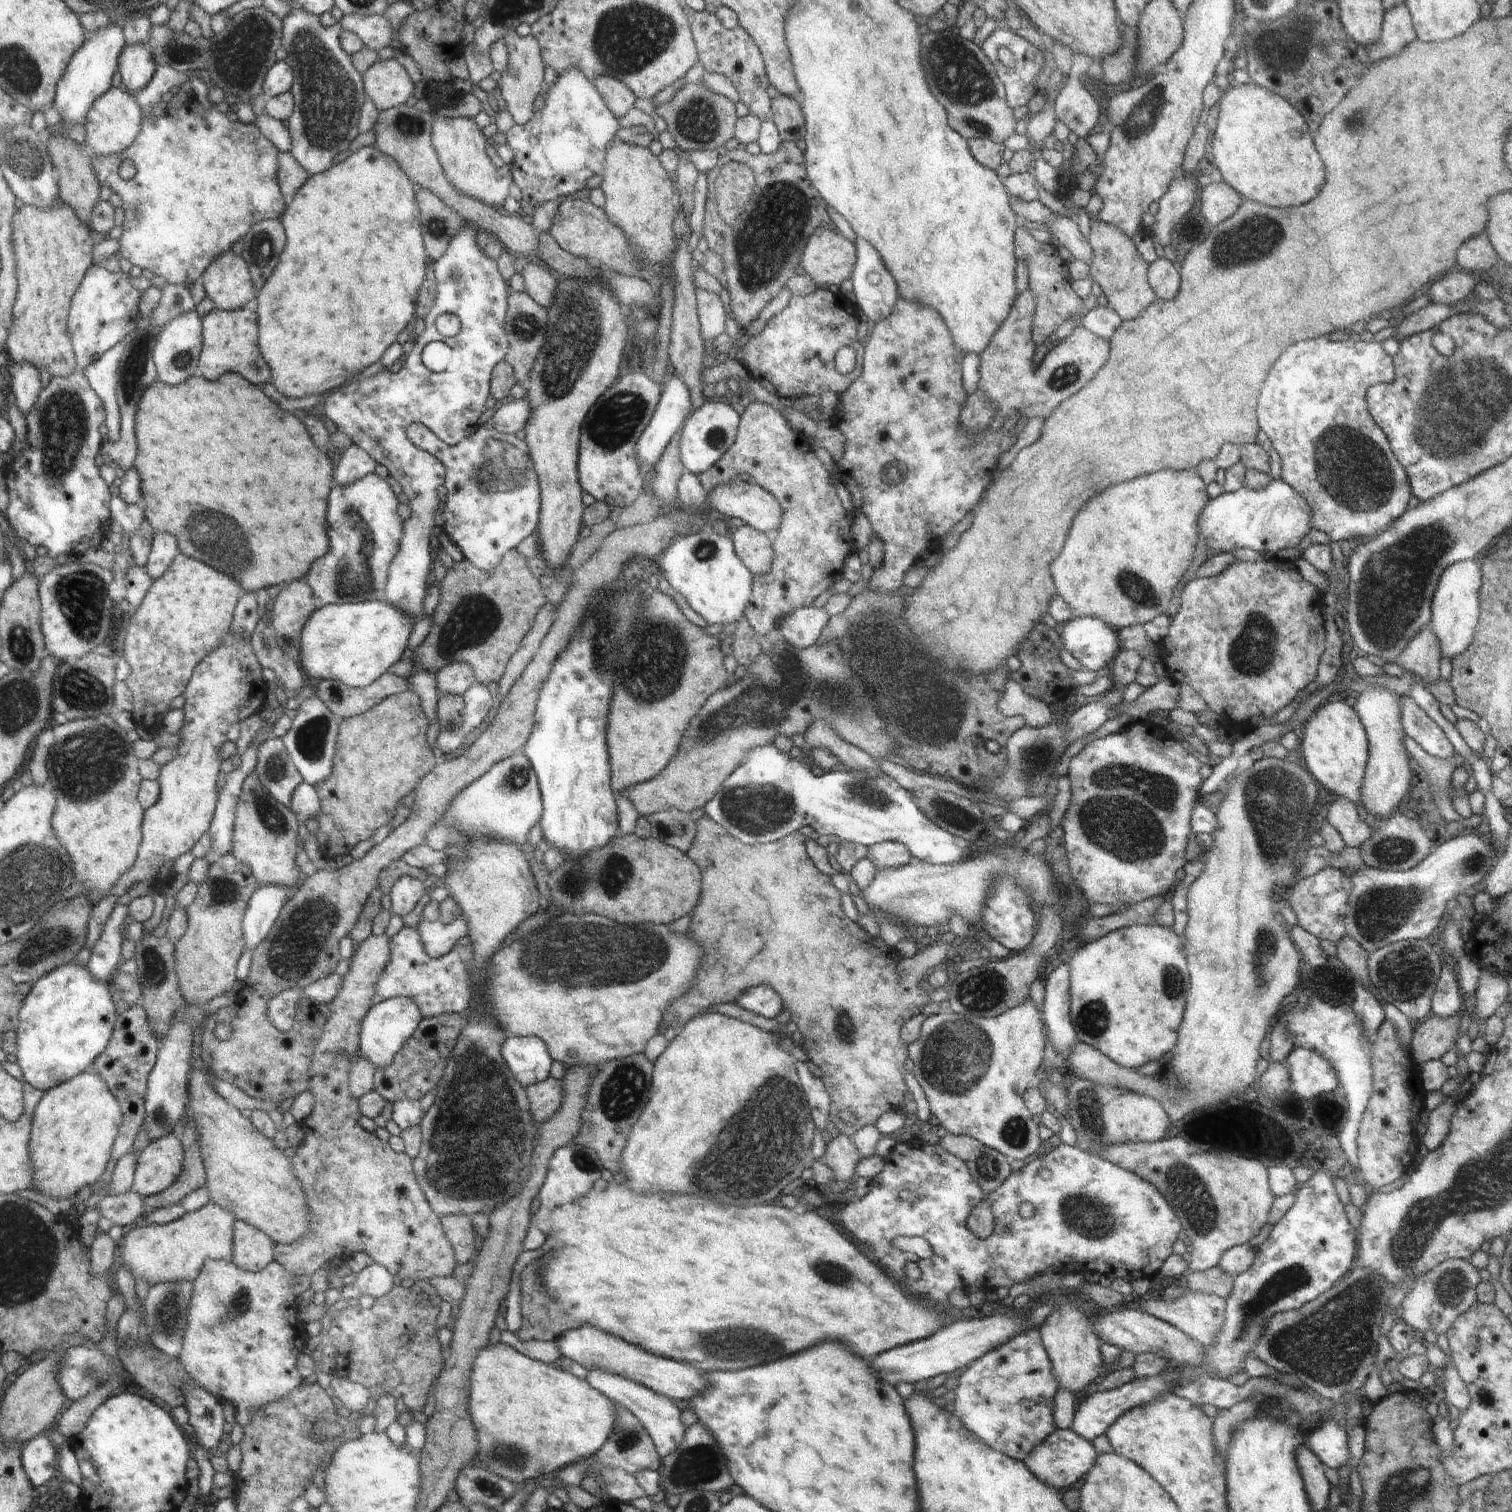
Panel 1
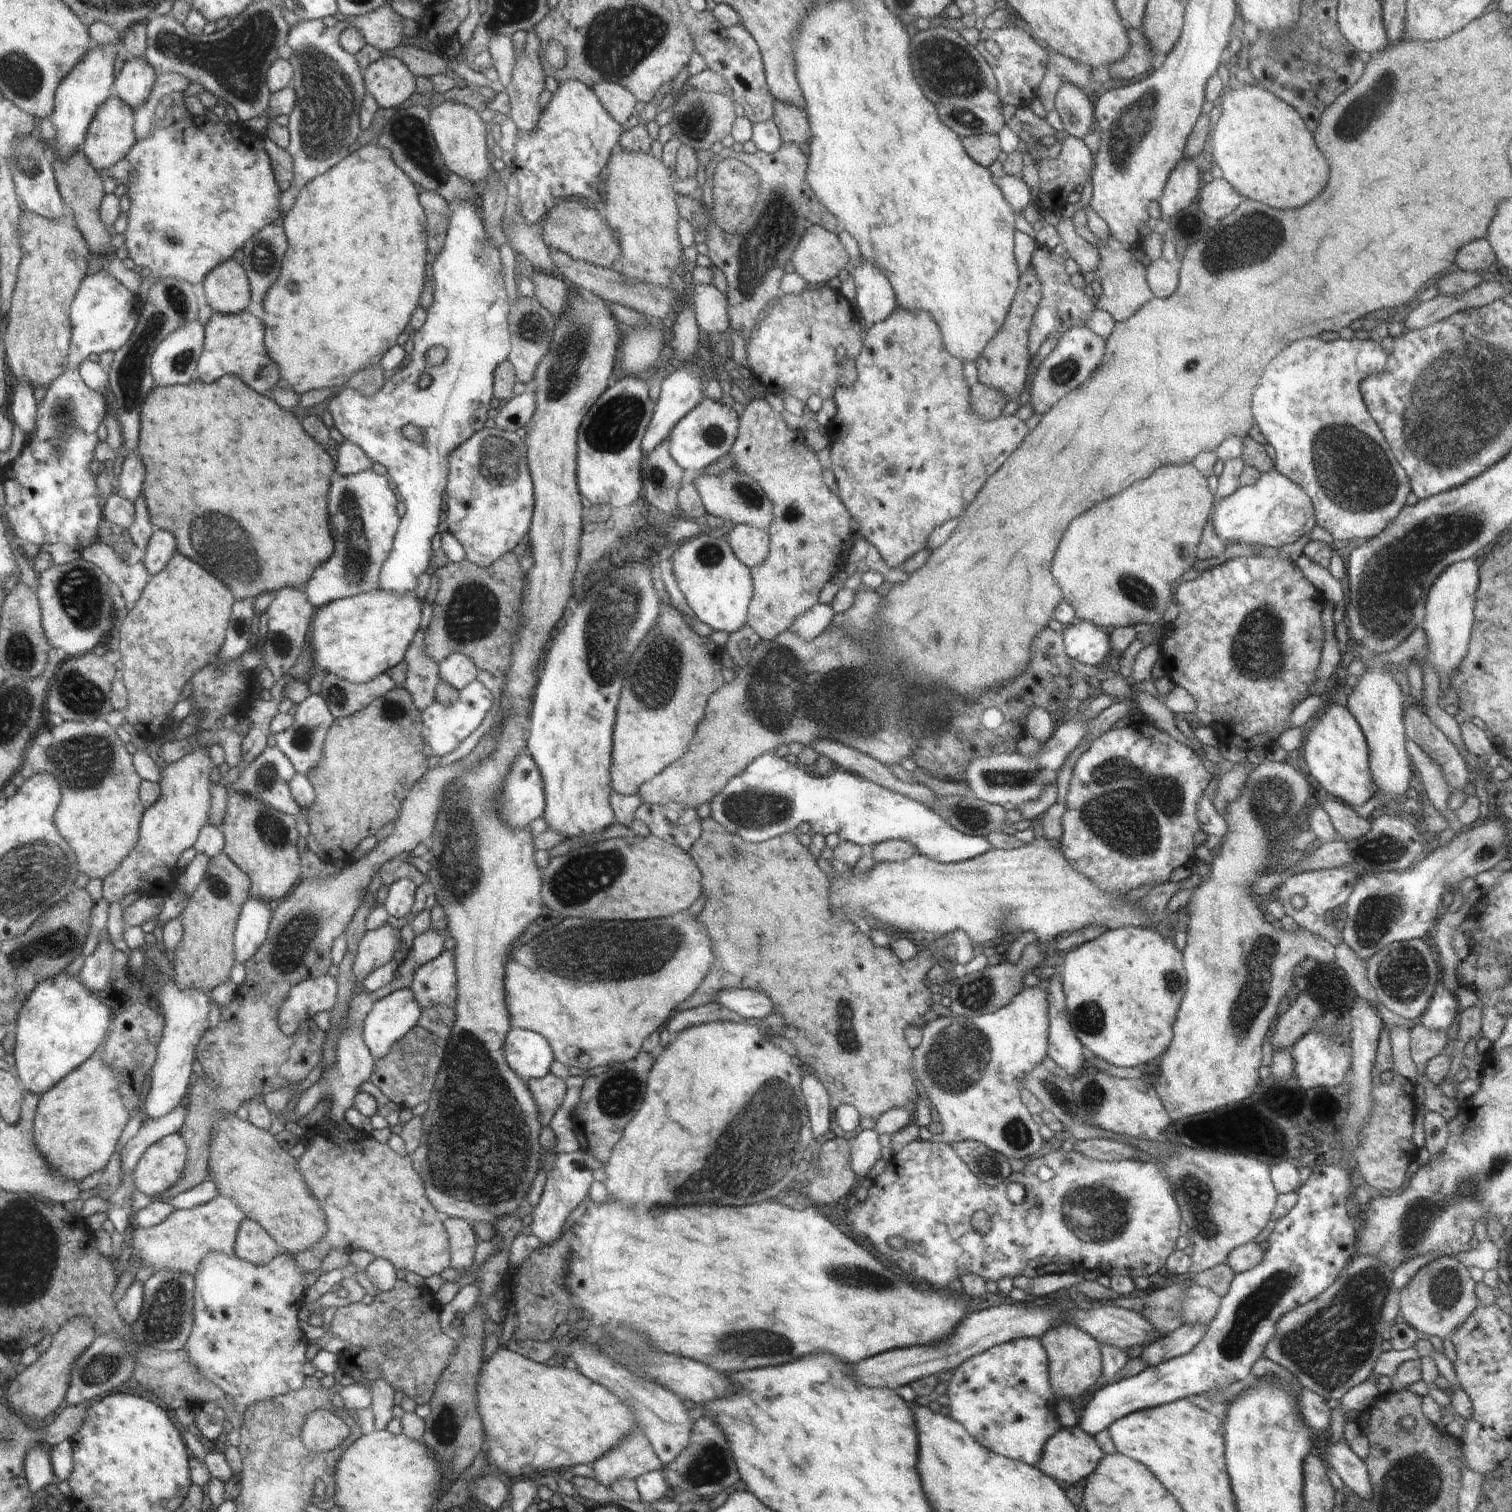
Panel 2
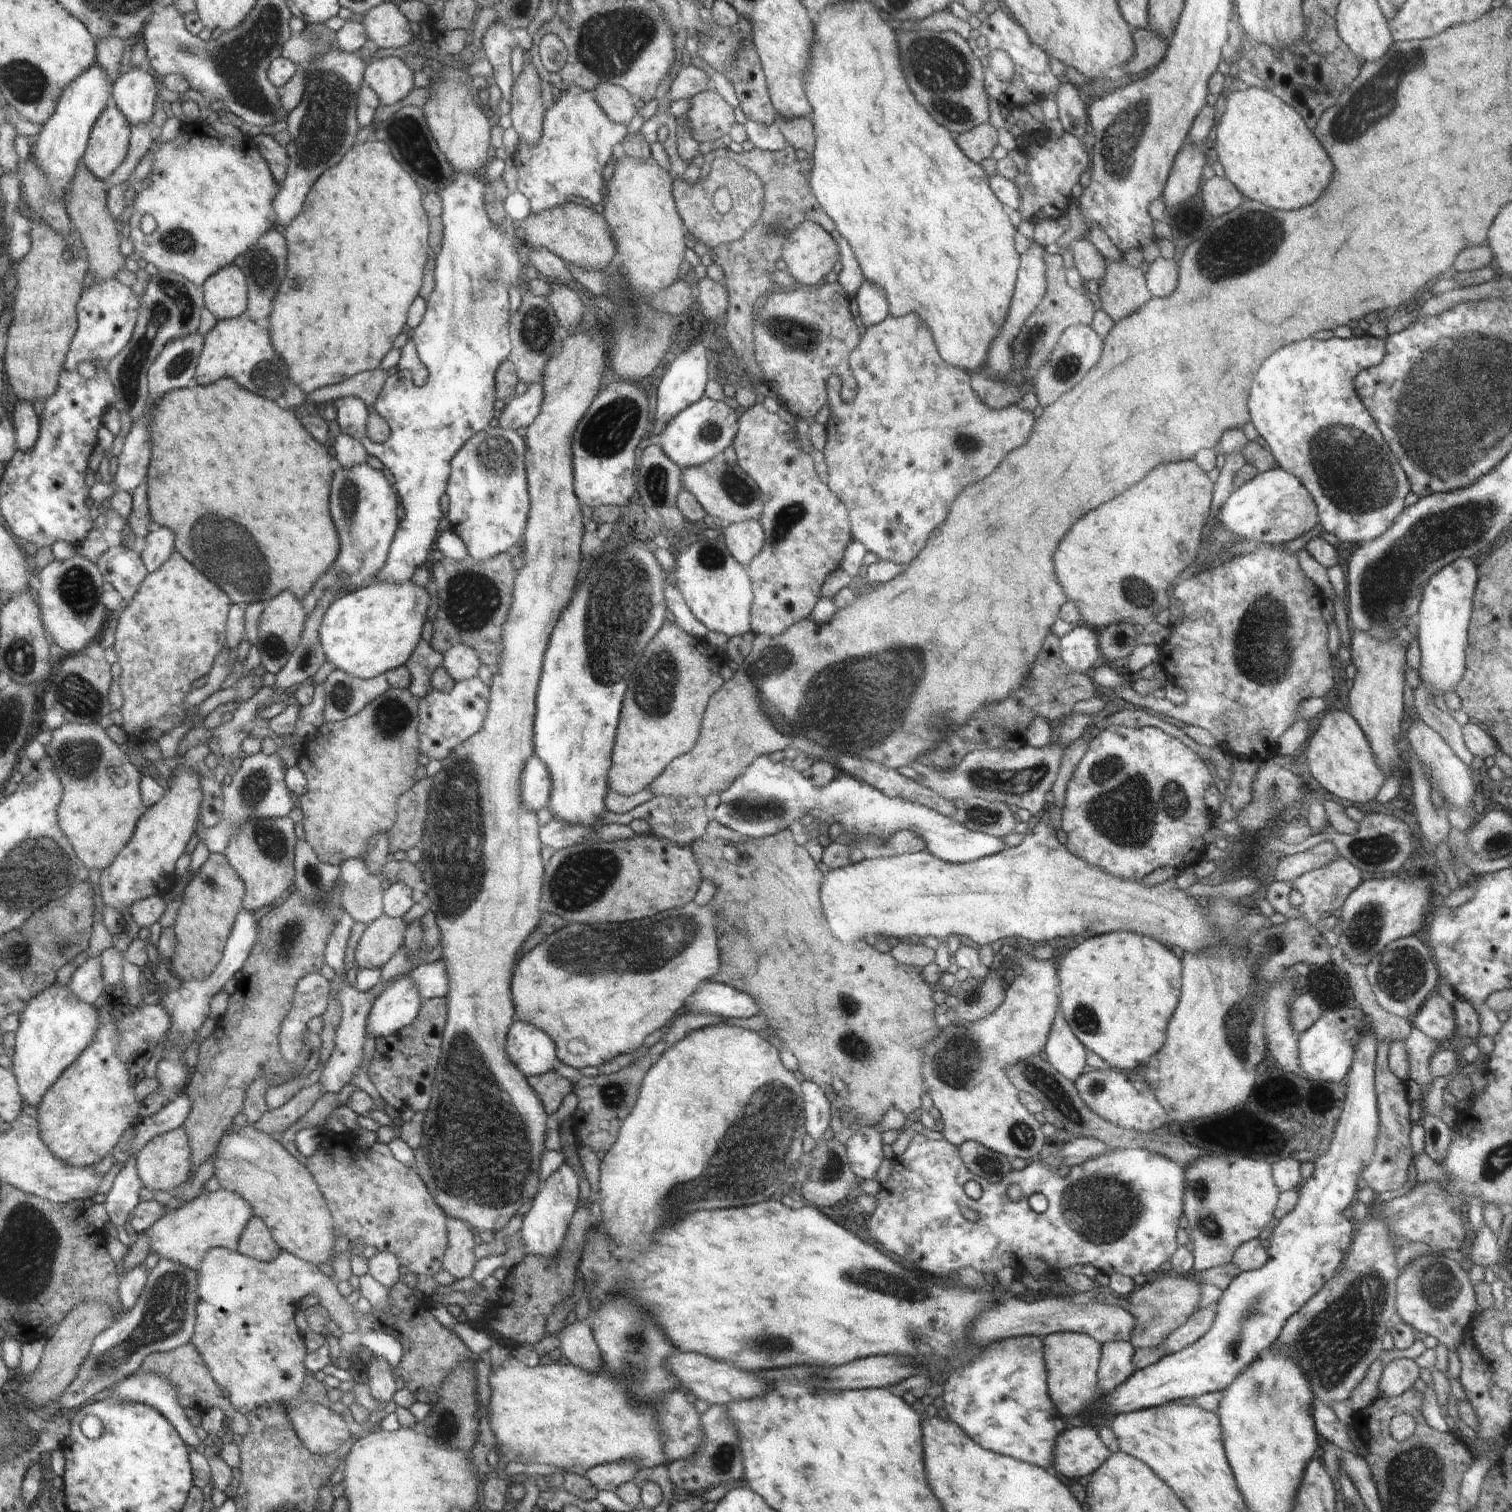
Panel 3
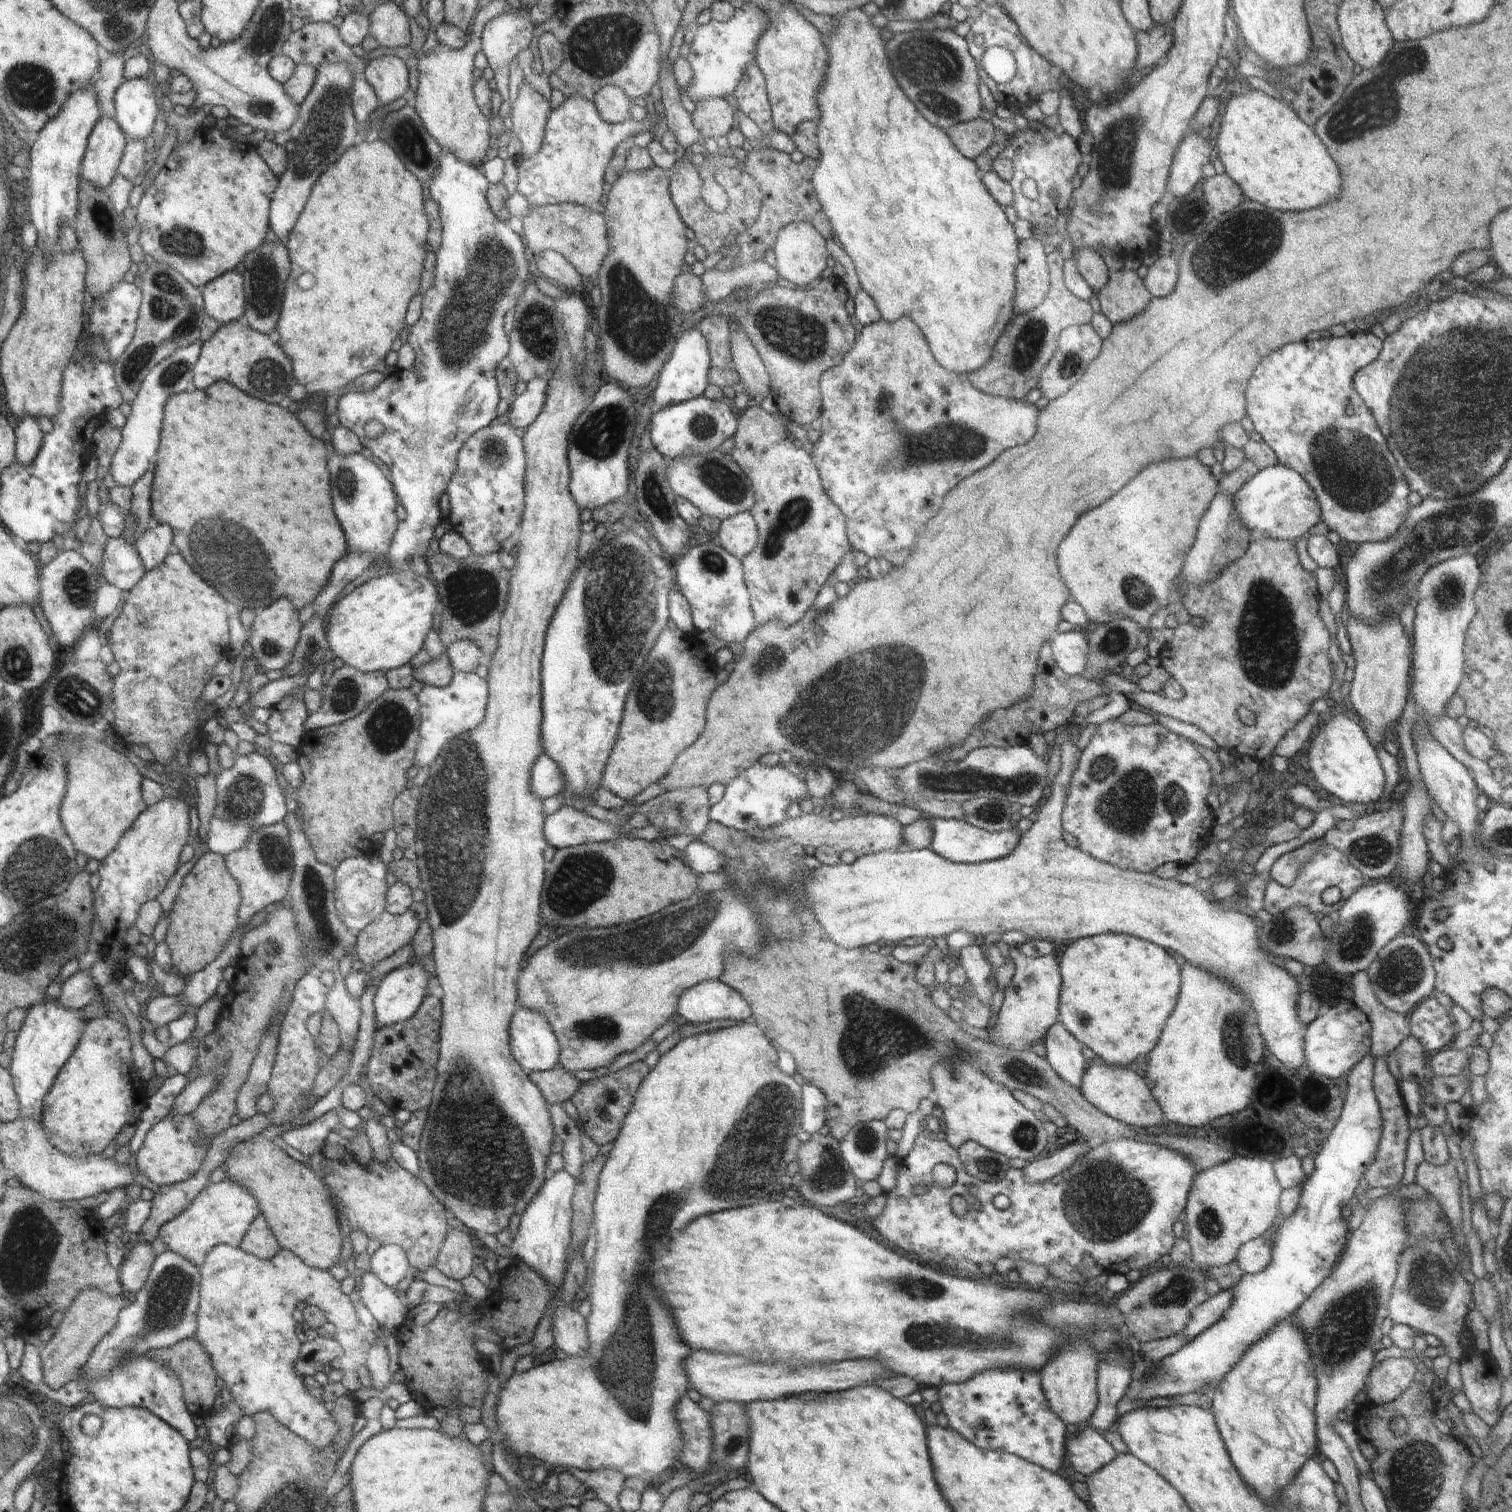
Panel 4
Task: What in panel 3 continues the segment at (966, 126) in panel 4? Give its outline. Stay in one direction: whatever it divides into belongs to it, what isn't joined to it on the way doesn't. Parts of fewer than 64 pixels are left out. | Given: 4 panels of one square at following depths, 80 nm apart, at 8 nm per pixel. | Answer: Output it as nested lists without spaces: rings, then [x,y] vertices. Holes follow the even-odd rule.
[[[989,122],[976,125],[976,128],[968,129],[955,137],[962,152],[967,157],[970,157],[970,160],[978,161],[979,163],[984,158],[990,157],[992,150],[999,144],[996,127]]]

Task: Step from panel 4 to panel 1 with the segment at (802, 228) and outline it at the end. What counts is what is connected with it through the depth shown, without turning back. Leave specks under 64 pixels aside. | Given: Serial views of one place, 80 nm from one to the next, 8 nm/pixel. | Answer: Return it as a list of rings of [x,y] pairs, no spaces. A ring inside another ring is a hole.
[[[818,228],[805,244],[801,263],[818,286],[838,286],[842,280],[851,278],[857,262],[856,244],[838,234],[838,230]]]

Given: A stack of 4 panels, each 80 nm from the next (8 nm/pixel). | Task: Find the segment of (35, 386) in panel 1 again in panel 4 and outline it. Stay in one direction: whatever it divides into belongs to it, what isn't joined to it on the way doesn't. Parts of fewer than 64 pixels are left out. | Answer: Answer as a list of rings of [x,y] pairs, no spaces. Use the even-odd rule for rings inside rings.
[[[25,416],[16,422],[18,437],[18,458],[22,464],[29,465],[38,458],[42,450],[45,433],[40,422],[33,416]]]

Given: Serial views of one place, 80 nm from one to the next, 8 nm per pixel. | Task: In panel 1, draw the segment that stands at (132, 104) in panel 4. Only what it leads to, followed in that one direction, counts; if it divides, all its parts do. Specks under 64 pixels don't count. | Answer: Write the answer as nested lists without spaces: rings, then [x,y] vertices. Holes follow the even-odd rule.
[[[144,43],[127,45],[121,56],[120,74],[124,89],[134,93],[156,72],[157,64],[151,48]]]

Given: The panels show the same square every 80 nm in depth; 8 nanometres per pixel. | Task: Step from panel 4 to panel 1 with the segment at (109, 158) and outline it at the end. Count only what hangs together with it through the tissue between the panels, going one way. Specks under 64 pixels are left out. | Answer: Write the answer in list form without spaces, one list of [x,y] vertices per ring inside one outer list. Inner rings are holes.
[[[114,87],[104,96],[101,96],[100,100],[94,103],[93,110],[89,112],[88,120],[85,122],[87,129],[85,144],[97,156],[120,155],[128,150],[137,136],[141,134],[144,115],[145,112],[137,103],[137,97],[134,93],[123,87]]]

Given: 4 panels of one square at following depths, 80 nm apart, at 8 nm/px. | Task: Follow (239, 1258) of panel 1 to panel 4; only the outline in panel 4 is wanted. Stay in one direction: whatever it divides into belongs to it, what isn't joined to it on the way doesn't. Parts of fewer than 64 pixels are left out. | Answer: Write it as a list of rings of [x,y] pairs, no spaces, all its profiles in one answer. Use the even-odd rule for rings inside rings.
[[[261,1214],[253,1220],[253,1224],[249,1228],[248,1234],[245,1235],[244,1241],[240,1244],[240,1248],[244,1252],[261,1259],[272,1259],[282,1250],[280,1242],[274,1236],[266,1217]]]

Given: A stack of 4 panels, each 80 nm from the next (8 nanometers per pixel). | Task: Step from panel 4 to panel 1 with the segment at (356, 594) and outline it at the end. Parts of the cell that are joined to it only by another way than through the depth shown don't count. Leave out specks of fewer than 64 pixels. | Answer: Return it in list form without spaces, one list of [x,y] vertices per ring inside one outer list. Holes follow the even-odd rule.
[[[384,600],[320,605],[302,632],[297,662],[305,677],[342,681],[352,688],[369,687],[402,658],[414,622]]]

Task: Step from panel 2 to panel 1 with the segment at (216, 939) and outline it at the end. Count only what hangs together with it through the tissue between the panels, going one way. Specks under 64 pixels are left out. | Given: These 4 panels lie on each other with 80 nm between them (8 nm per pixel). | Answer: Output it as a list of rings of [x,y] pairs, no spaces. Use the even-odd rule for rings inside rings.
[[[232,853],[221,856],[212,863],[207,878],[201,882],[196,898],[187,909],[185,933],[176,941],[176,969],[180,978],[181,993],[188,1004],[206,1008],[214,996],[222,996],[234,988],[238,958],[244,952],[244,916],[248,910],[249,900],[258,890],[260,883],[253,875],[251,868],[239,861]]]

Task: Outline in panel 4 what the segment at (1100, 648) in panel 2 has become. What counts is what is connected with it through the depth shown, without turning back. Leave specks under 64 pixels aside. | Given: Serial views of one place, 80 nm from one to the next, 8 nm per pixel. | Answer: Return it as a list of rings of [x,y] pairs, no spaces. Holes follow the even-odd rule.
[[[1088,628],[1058,633],[1051,640],[1051,655],[1067,675],[1082,675],[1089,652]]]

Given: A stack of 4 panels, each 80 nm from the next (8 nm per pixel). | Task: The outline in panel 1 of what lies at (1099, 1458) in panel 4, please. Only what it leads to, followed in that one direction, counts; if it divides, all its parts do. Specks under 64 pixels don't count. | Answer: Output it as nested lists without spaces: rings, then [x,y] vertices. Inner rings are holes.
[[[1058,1429],[1048,1439],[1038,1444],[1024,1461],[1032,1472],[1038,1472],[1038,1476],[1042,1476],[1042,1480],[1046,1480],[1046,1484],[1054,1484],[1054,1488],[1062,1490],[1062,1488],[1070,1489],[1078,1486],[1085,1474],[1088,1474],[1093,1467],[1097,1456],[1092,1442],[1084,1440],[1072,1432],[1072,1429]]]

